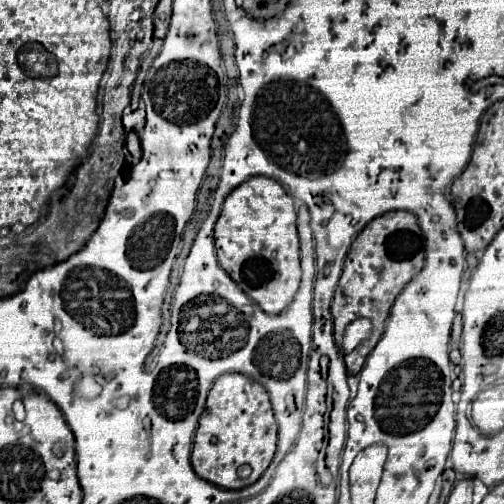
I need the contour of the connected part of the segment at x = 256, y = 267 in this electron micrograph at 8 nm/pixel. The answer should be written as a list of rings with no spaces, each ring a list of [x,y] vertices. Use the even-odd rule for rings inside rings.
[[[255,176],[241,186],[237,186],[223,202],[221,216],[215,224],[215,250],[219,264],[229,272],[235,284],[253,298],[267,314],[283,312],[295,298],[301,282],[299,264],[299,238],[297,238],[297,212],[293,208],[293,198],[287,190],[265,176]]]

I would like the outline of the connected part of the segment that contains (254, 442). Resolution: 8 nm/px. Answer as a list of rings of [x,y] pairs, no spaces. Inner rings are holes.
[[[223,374],[215,380],[205,412],[201,414],[199,428],[195,434],[195,446],[191,454],[191,464],[197,476],[203,480],[227,488],[239,490],[253,484],[271,464],[277,446],[277,424],[273,418],[271,402],[267,390],[243,376],[243,374]],[[241,464],[249,464],[253,468],[251,476],[241,480],[237,476],[237,468]]]

